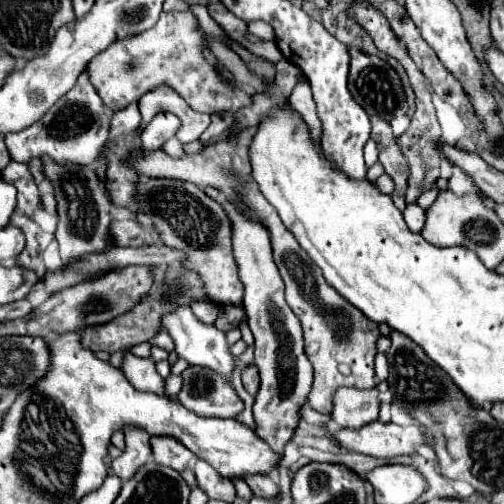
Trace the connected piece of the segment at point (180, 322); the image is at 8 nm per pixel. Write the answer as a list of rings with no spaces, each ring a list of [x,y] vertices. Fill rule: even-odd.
[[[178,307],[178,311],[164,315],[164,329],[172,335],[174,343],[176,343],[176,353],[178,357],[186,359],[190,365],[200,365],[200,367],[208,367],[212,371],[216,371],[220,377],[224,377],[226,381],[232,383],[232,373],[236,369],[236,357],[230,353],[226,337],[220,329],[216,329],[214,325],[204,325],[200,323],[194,313],[190,311],[190,307]]]

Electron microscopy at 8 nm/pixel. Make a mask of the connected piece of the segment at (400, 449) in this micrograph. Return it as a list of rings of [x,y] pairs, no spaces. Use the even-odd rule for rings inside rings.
[[[372,421],[360,429],[338,429],[338,445],[348,451],[392,459],[396,455],[414,453],[414,445],[426,443],[426,437],[416,425],[396,425]]]

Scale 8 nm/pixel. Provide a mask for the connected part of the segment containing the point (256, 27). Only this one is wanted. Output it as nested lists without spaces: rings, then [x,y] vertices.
[[[248,23],[248,31],[260,39],[266,39],[266,41],[272,41],[272,27],[268,23]]]

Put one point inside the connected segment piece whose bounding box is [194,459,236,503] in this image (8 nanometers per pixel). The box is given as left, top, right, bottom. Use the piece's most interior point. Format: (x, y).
(217, 487)

